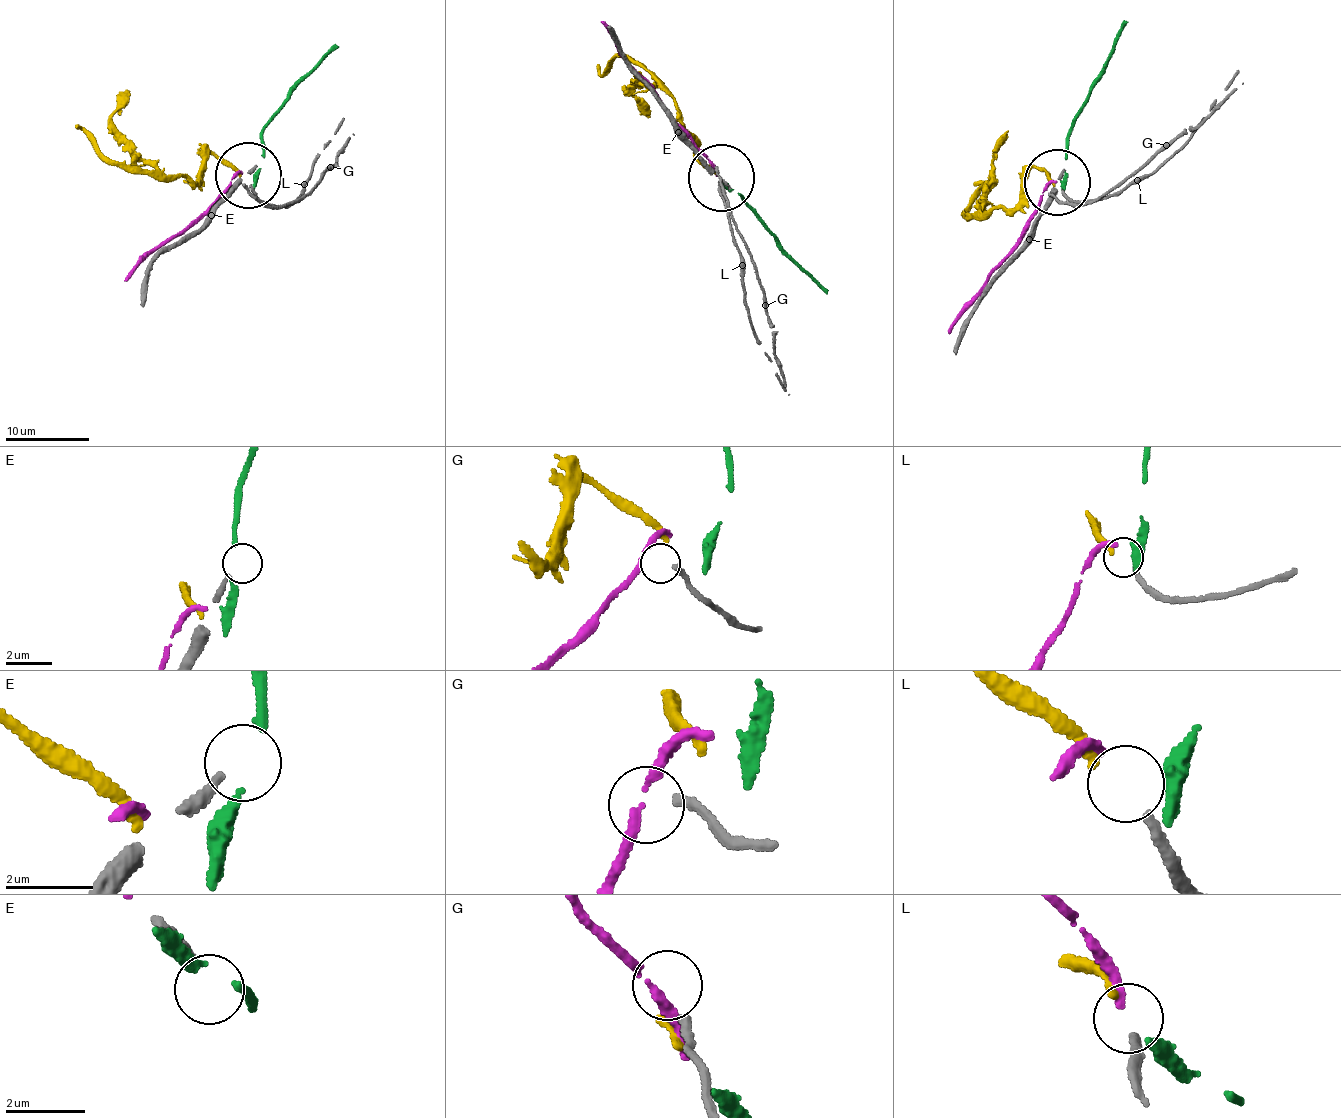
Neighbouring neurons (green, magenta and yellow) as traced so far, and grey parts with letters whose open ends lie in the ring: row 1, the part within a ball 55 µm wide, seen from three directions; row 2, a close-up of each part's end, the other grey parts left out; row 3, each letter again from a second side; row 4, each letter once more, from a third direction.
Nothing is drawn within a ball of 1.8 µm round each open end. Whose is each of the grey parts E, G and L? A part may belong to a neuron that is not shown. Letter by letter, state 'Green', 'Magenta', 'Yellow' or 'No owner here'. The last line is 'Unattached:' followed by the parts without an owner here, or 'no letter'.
E: No owner here
G: No owner here
L: Yellow
Unattached: E, G

